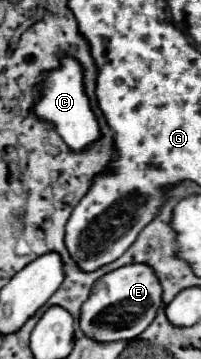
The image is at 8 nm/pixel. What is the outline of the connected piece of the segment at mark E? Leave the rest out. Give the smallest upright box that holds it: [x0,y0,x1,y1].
[79,265,163,341]

